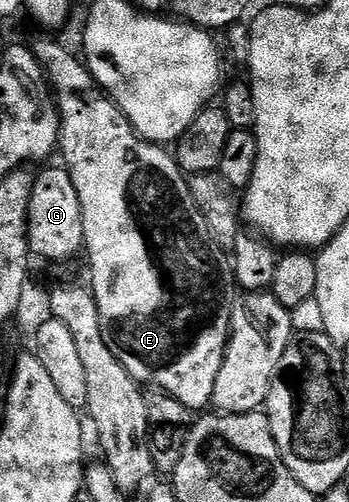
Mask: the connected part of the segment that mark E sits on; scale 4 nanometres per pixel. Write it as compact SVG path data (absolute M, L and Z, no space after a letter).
M42 35L38 42L32 45L36 59L44 67L46 80L50 82L50 88L58 107L58 114L62 119L62 131L60 134L60 157L64 160L65 168L70 171L72 183L76 183L76 191L80 195L80 207L82 208L82 222L84 223L85 256L90 256L90 282L89 288L96 299L96 307L100 307L100 327L104 331L104 343L108 343L108 351L120 359L120 363L132 375L132 379L143 387L155 385L153 388L159 393L166 393L175 397L184 407L191 411L202 411L205 405L212 402L212 391L216 387L216 375L220 375L220 367L224 363L226 344L230 341L230 316L234 310L236 300L236 282L231 262L222 258L223 250L220 248L210 228L206 225L204 215L196 207L196 203L190 194L190 183L187 174L182 172L175 154L169 148L156 145L152 141L145 141L132 127L132 123L120 111L115 101L106 96L106 92L98 85L98 80L91 75L89 69L77 56L73 57L58 41L53 41L53 36Z

